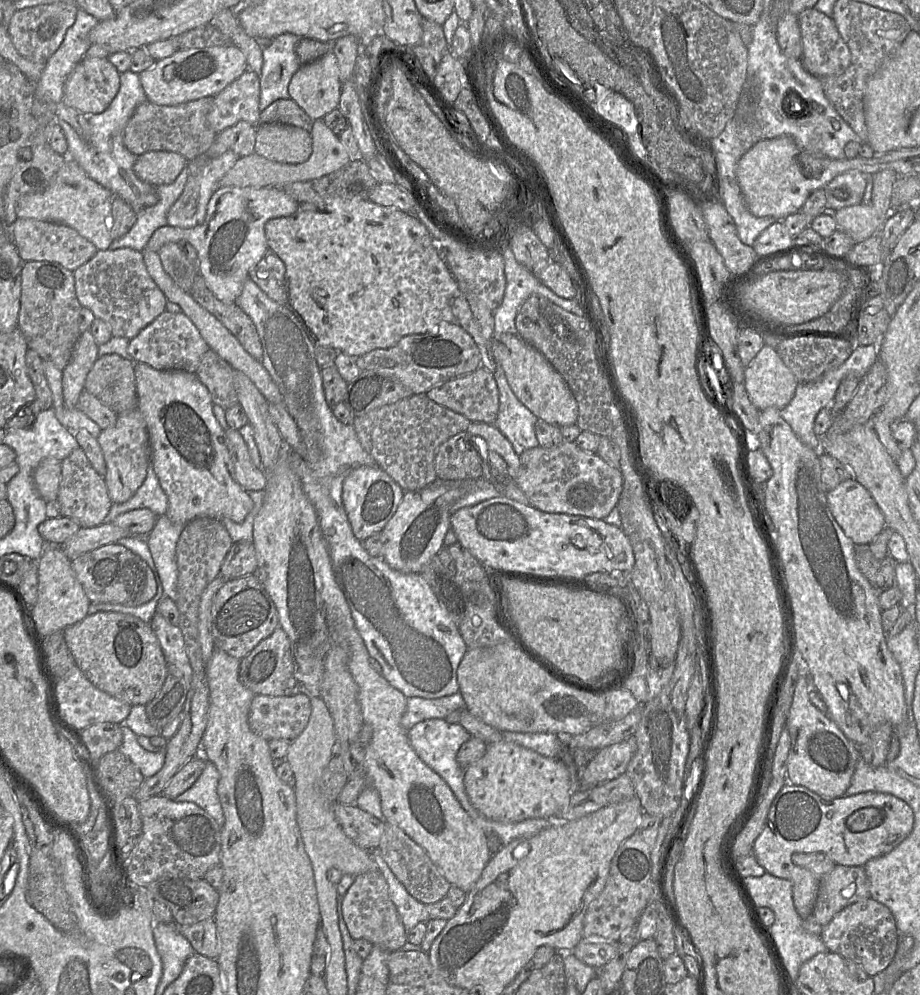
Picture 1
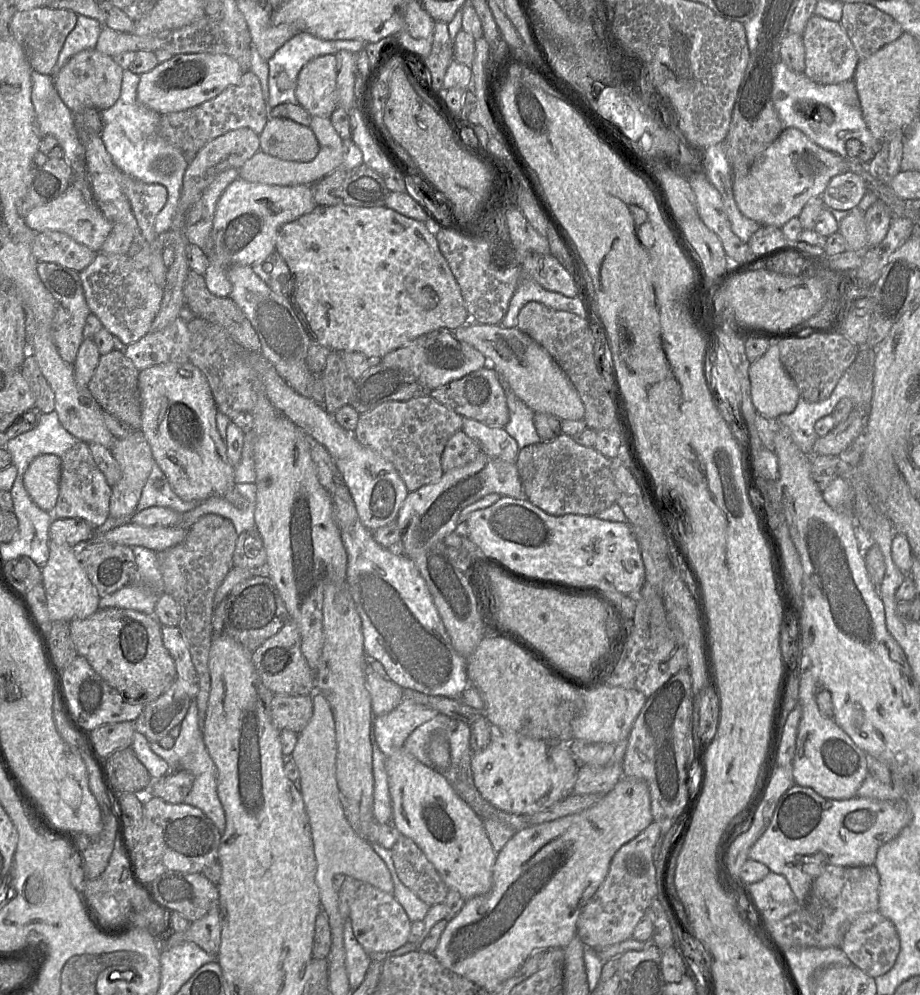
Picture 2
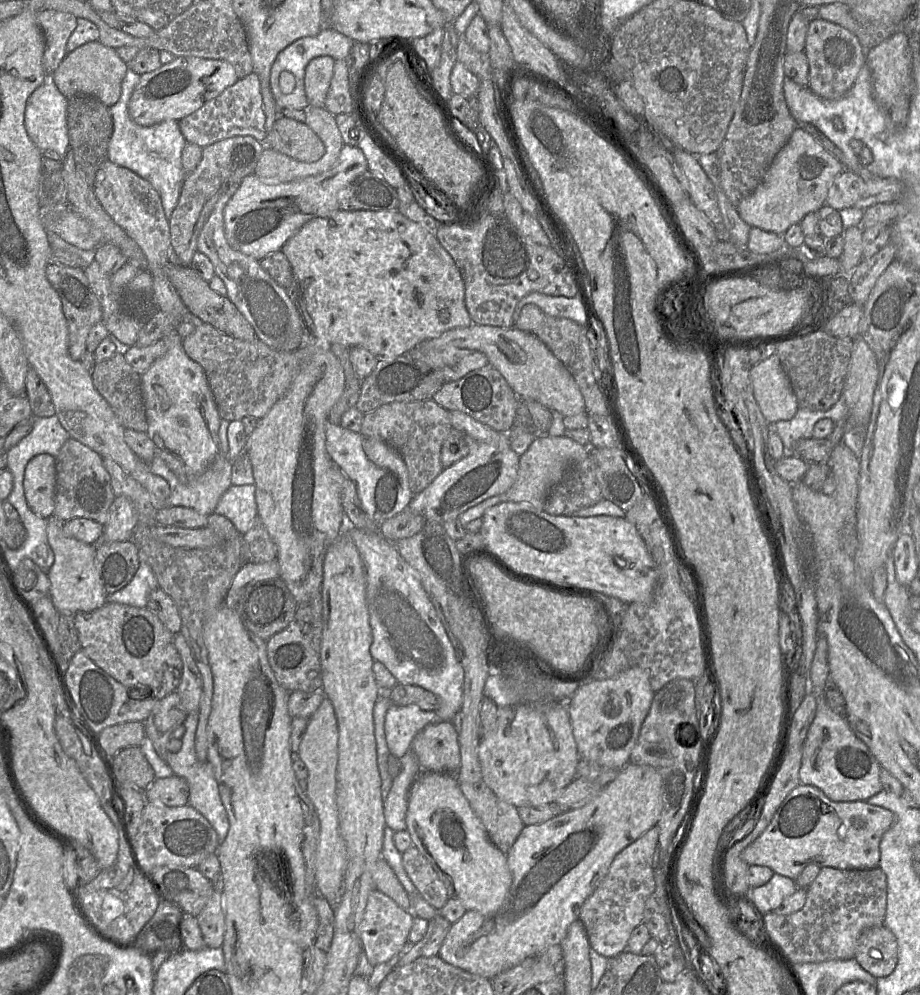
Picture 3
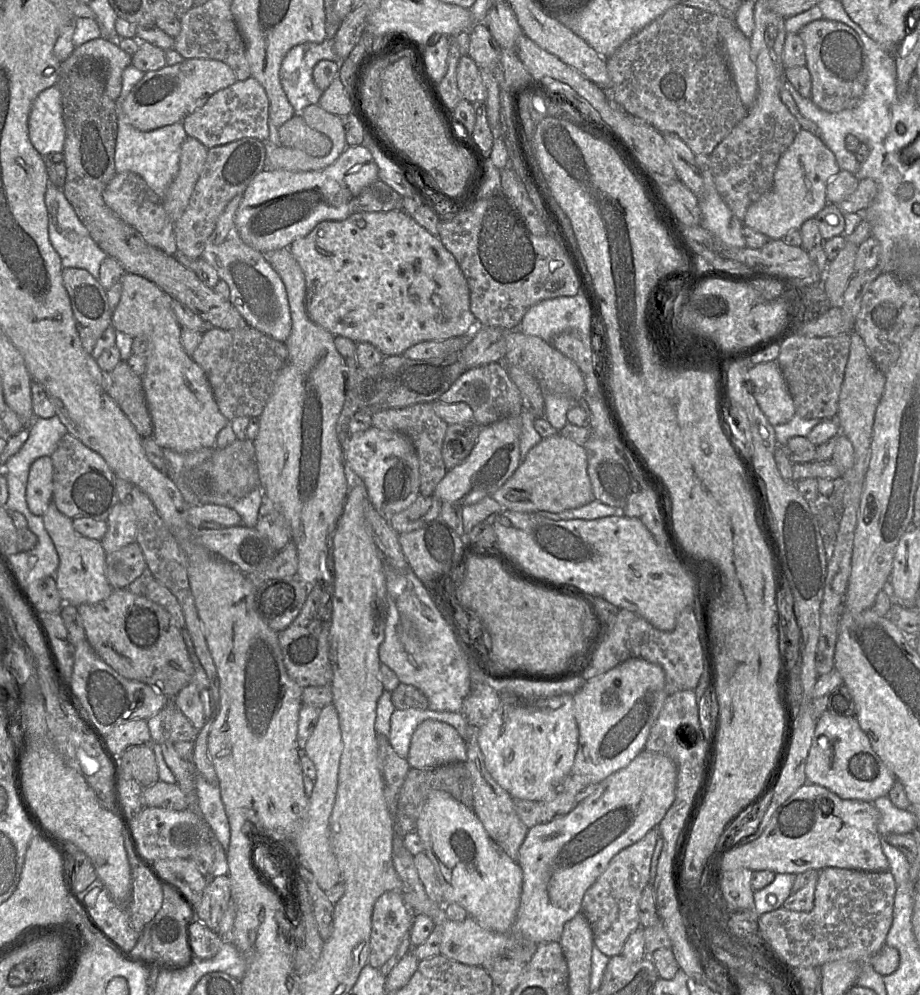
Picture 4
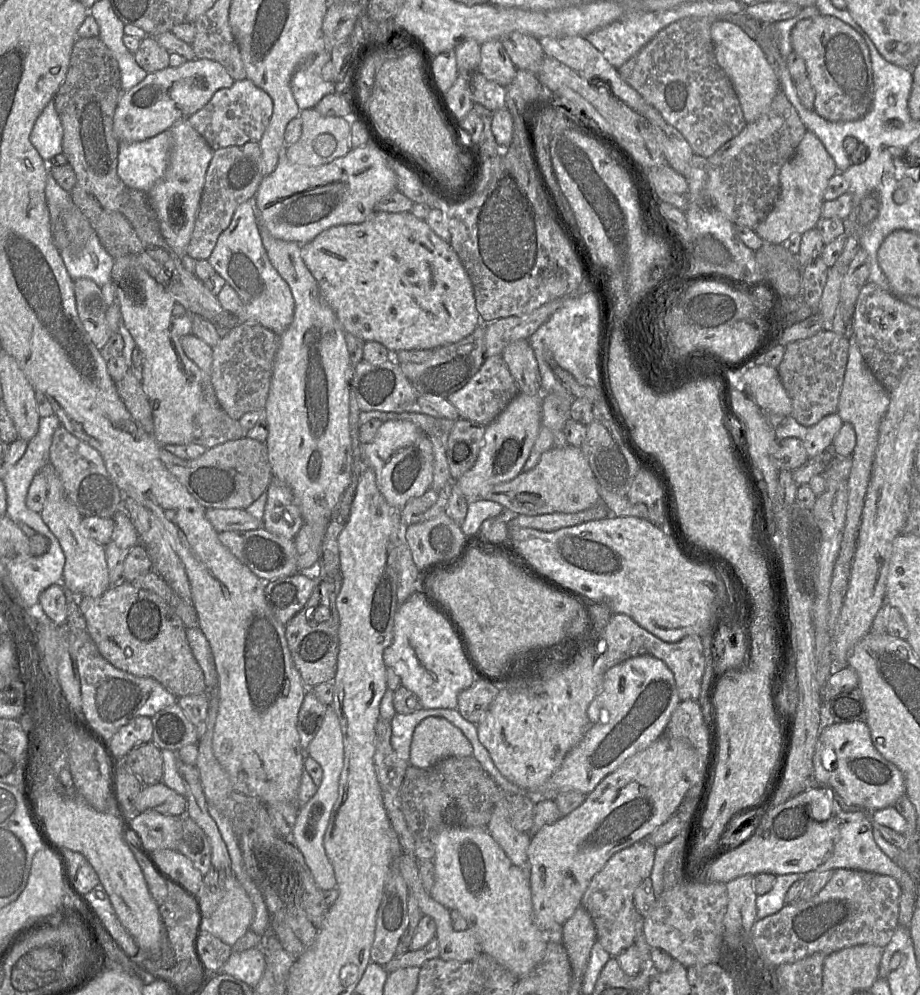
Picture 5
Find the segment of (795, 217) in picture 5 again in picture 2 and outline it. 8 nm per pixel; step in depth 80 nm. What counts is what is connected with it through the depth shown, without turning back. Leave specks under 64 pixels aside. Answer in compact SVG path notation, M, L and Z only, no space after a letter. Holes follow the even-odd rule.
M791 127L784 129L778 138L755 159L744 177L734 177L734 199L745 217L762 226L782 228L790 219L800 215L803 207L811 198L822 196L833 177L845 172L851 172L847 157L841 157L819 147L802 131Z

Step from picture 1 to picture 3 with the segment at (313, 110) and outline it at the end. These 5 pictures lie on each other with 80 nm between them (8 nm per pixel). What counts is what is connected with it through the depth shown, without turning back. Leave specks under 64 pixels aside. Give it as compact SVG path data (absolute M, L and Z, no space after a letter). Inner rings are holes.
M331 56L313 58L305 68L305 94L310 106L324 107L334 73L335 60Z

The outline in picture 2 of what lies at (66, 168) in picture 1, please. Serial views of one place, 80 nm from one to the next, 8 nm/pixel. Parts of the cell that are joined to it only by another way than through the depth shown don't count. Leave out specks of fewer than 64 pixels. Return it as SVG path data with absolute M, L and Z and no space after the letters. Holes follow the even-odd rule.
M72 183L58 198L29 210L24 215L24 221L35 233L59 231L94 252L100 251L113 224L103 214L94 198L92 202L87 202L81 191Z

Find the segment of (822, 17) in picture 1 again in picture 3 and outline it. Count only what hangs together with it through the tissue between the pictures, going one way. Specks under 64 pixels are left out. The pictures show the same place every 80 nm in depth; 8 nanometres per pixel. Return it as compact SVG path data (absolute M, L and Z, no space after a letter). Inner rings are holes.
M817 18L809 22L804 53L809 65L809 89L825 100L843 97L854 85L865 64L863 49L858 38L848 29Z

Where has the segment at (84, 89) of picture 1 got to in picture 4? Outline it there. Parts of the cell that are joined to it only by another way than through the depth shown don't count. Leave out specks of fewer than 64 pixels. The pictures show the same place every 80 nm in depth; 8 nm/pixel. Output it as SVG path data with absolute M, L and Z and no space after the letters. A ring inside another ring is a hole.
M99 37L75 47L71 55L61 62L60 77L88 59L94 59L103 66L106 93L112 100L118 99L122 89L122 74L131 64L132 56L120 49L119 45Z

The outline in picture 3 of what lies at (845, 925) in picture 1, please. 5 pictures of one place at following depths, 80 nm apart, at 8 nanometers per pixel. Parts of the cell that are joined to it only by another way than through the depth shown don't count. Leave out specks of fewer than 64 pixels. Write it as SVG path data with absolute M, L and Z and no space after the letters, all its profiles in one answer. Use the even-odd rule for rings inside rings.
M885 925L865 929L857 941L854 959L875 978L888 976L898 960L896 937Z

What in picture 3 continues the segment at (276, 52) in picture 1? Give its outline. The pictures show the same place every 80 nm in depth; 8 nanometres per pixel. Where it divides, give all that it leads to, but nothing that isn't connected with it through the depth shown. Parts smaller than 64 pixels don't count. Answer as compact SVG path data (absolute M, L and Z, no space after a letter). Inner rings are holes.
M323 26L315 36L302 37L284 48L276 57L270 71L270 88L278 108L305 109L308 99L305 94L304 77L307 64L319 56L331 56L334 60L345 60L354 41L329 26Z

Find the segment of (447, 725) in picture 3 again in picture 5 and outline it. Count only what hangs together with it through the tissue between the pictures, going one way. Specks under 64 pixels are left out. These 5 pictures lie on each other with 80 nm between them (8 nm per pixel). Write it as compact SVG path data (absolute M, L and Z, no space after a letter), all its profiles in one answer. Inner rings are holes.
M427 717L415 728L409 765L428 768L449 757L468 757L473 748L463 732L448 720Z

